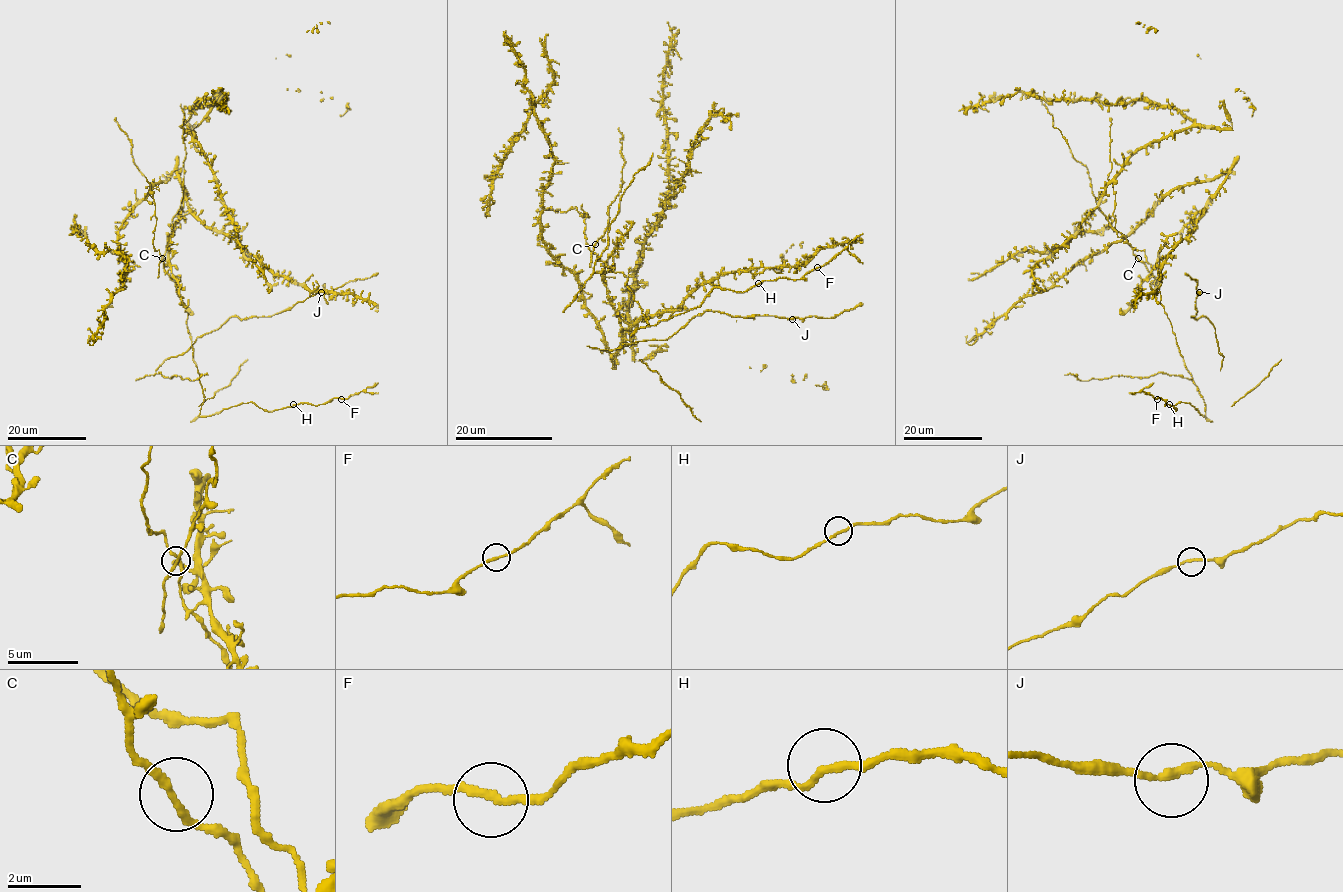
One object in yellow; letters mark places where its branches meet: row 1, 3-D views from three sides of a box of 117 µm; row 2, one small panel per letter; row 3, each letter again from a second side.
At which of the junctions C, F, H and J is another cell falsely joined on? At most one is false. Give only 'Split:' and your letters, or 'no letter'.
Split: no letter

